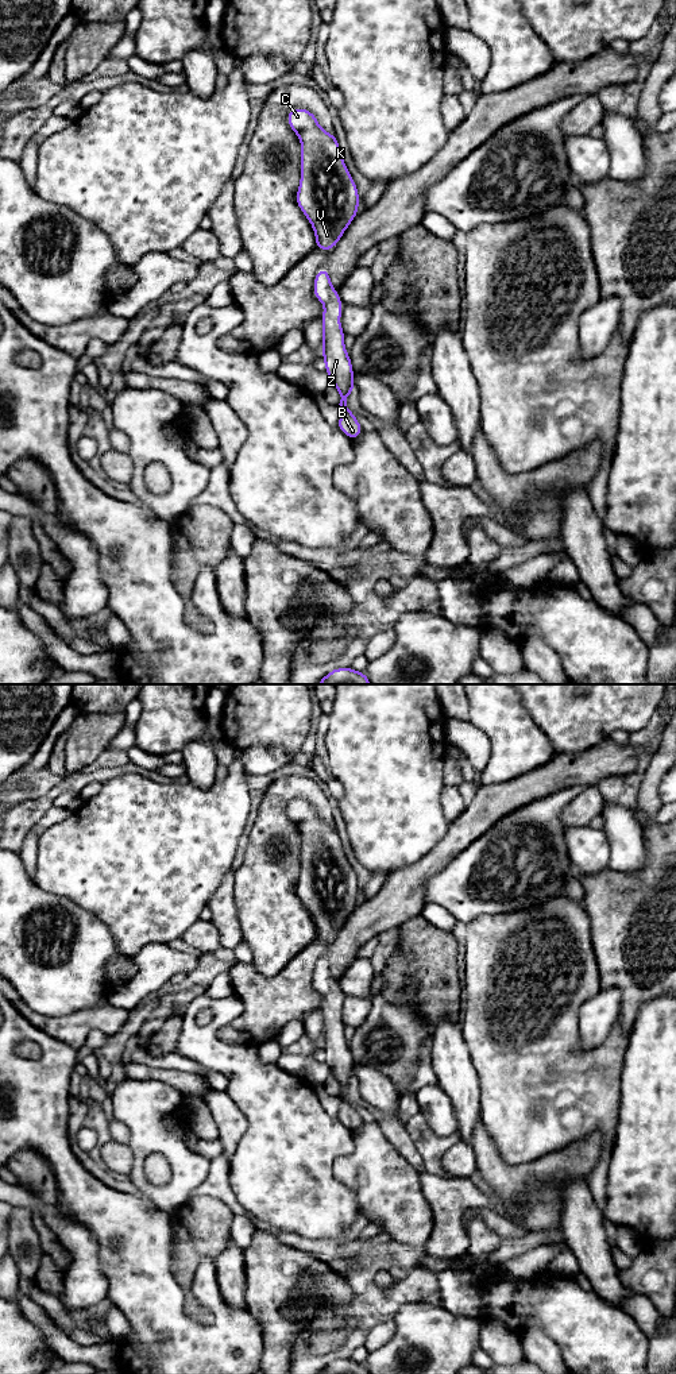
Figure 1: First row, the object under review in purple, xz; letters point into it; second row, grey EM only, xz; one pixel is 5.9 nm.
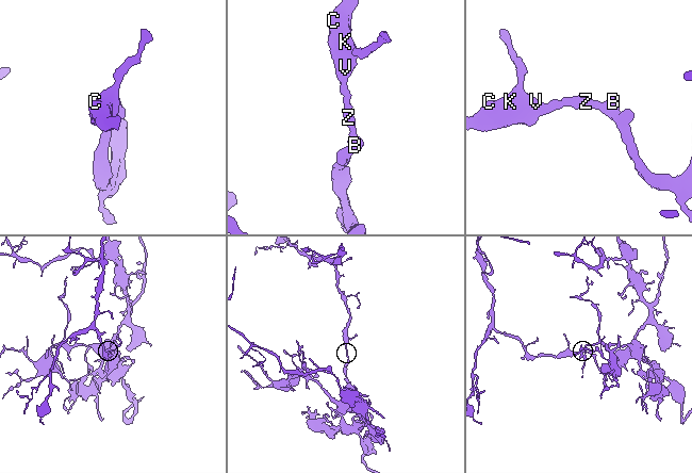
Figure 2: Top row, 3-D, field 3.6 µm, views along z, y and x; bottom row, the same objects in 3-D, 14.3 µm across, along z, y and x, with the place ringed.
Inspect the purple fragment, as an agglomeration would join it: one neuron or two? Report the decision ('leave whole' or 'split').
leave whole

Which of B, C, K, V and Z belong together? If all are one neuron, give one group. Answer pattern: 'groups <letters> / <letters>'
groups B C K V Z

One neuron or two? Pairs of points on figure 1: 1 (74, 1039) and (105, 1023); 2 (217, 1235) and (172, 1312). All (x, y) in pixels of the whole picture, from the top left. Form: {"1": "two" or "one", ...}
{"1": "one", "2": "two"}

